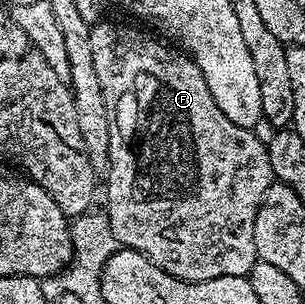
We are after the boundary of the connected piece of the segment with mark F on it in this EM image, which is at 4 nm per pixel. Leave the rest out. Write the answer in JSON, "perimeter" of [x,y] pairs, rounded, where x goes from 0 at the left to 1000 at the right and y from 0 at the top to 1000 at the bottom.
{"perimeter":[[[331,63],[302,82],[295,155],[308,155],[308,234],[321,234],[321,273],[334,273],[334,313],[348,313],[348,339],[367,375],[361,523],[348,572],[354,592],[348,711],[370,780],[403,816],[452,826],[469,845],[498,855],[531,891],[600,924],[672,924],[715,918],[728,905],[810,911],[846,852],[833,813],[833,720],[846,707],[846,681],[872,628],[898,602],[879,480],[836,454],[830,428],[780,418],[780,405],[754,405],[754,391],[728,378],[715,339],[702,339],[702,313],[689,313],[689,286],[675,286],[675,260],[662,260],[662,234],[649,234],[620,178],[574,158],[548,161],[544,151],[495,135],[466,99],[443,95],[433,82],[377,82],[374,72],[351,66]]]}

